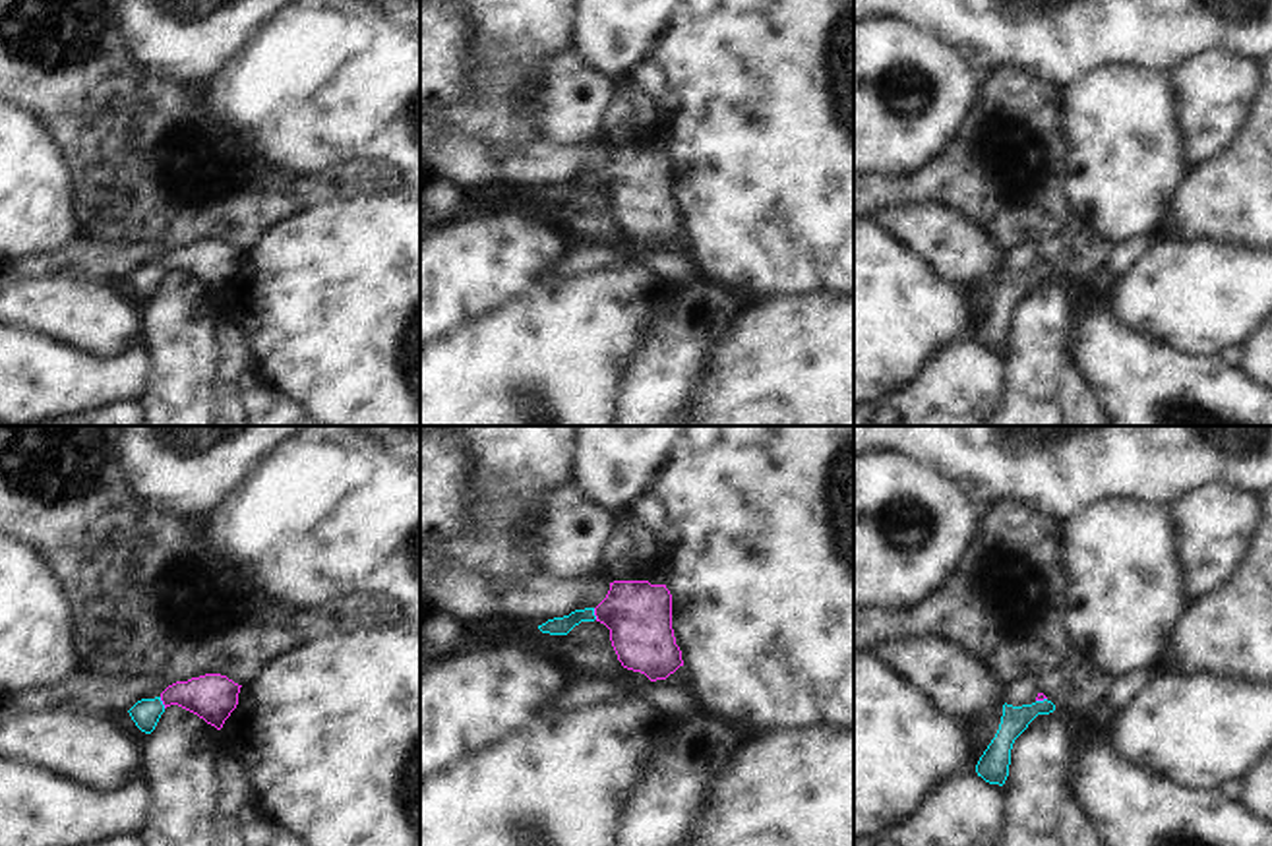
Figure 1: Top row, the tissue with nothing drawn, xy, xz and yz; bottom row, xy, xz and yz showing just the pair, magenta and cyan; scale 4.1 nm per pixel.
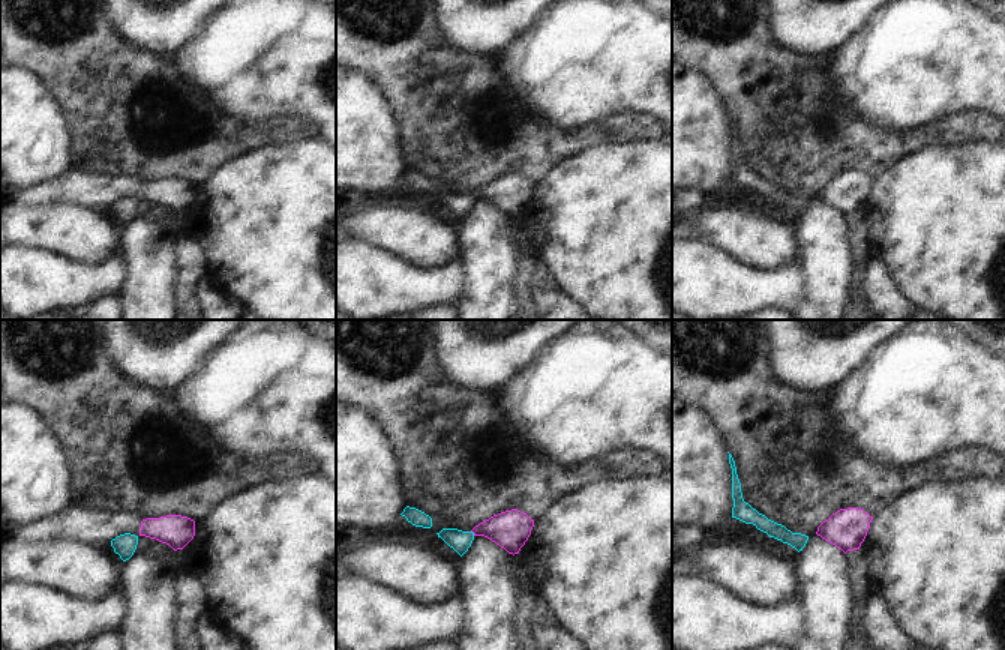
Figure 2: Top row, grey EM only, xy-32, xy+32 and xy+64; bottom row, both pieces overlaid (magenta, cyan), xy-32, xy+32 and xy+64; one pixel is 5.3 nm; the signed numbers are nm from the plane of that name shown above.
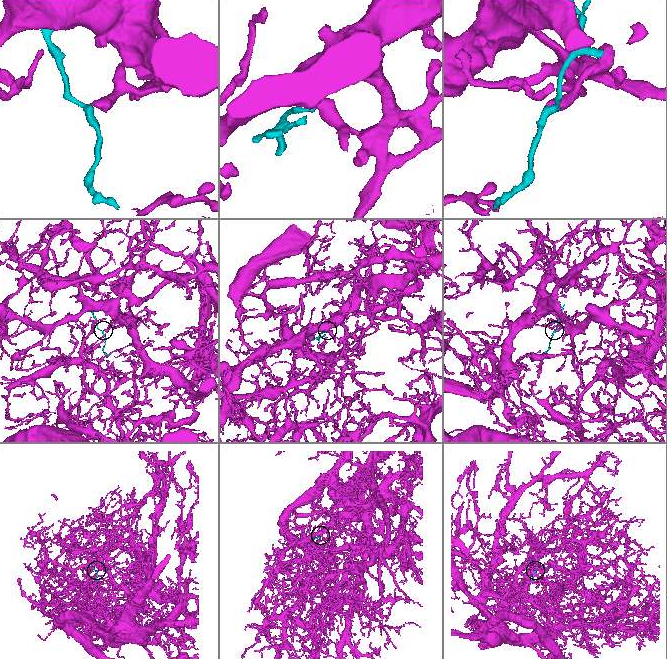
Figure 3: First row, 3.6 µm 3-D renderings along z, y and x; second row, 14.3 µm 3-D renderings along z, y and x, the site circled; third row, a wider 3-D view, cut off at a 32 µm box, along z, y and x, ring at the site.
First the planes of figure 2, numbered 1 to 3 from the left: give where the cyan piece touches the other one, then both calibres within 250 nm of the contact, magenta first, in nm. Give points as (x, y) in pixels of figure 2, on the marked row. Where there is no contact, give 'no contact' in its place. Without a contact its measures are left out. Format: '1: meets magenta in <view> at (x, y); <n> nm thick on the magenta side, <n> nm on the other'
1: no contact
2: meets magenta in xy+32 at (473, 532); 200 nm thick on the magenta side, 110 nm on the other
3: no contact

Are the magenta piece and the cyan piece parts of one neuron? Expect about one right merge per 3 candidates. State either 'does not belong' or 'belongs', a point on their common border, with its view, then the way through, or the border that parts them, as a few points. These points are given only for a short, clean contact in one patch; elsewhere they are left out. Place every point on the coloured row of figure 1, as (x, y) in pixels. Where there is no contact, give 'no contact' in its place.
belongs; meets magenta in xy at (163, 703); runs through xy (212, 697), (163, 703), (146, 713)

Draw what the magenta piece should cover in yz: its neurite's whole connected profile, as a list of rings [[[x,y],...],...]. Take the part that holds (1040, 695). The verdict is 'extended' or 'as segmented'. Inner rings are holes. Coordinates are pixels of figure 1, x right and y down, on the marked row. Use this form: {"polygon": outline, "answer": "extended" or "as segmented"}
{"polygon": [[[1038,693],[1032,705],[1003,705],[999,730],[976,765],[978,776],[989,784],[1003,786],[1009,776],[1011,749],[1015,740],[1028,728],[1038,714],[1049,714],[1055,705]]], "answer": "extended"}

